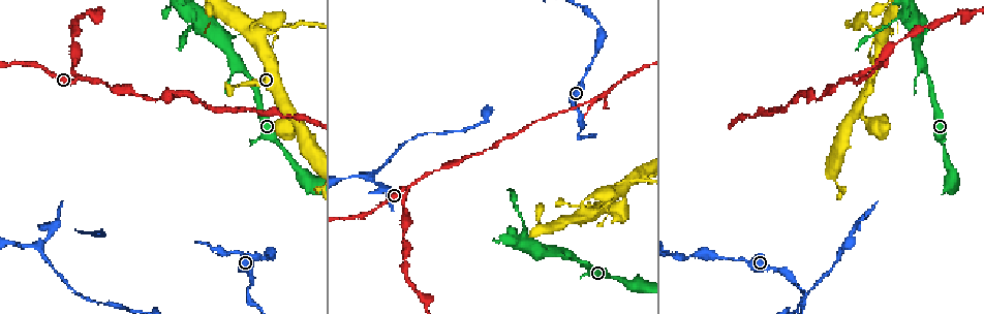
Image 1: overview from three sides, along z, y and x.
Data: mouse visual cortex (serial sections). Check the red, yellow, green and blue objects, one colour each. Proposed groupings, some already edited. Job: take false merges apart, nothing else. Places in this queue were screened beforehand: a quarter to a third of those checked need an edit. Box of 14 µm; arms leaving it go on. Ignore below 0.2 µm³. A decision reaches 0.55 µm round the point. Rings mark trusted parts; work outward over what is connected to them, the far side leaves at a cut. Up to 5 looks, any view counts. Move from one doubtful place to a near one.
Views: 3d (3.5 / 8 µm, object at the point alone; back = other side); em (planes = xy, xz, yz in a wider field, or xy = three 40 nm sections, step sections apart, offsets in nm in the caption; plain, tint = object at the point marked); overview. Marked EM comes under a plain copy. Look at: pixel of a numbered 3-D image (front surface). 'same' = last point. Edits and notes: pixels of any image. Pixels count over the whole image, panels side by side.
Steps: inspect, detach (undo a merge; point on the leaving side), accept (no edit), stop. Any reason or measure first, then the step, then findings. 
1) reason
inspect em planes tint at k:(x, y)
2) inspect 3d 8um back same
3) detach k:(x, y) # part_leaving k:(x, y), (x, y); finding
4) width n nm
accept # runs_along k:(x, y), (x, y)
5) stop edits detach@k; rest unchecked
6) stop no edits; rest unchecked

side arm on a straight run
inspect 3d 8um at 1:(253, 28)

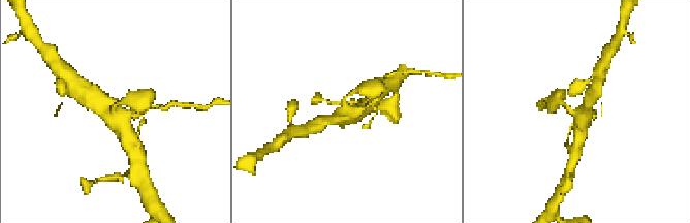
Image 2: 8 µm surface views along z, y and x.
inspect em xy step 5 tint at 2:(115, 111)

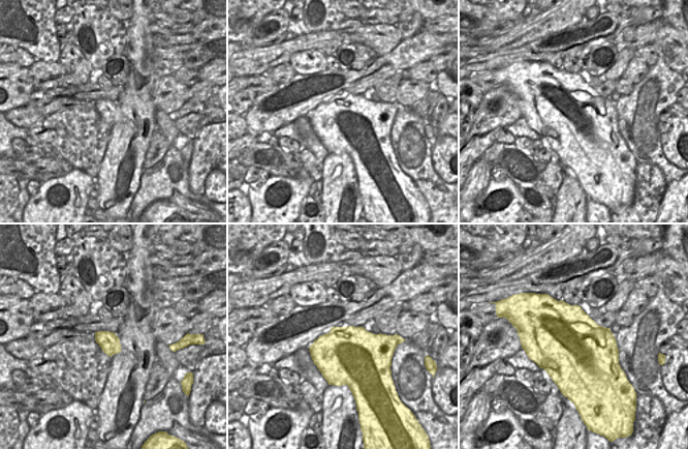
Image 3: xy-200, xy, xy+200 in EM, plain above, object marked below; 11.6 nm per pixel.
detach 2:(129, 96) # part_leaving 2:(117, 104), (137, 102), (155, 106); a second cell is stuck on

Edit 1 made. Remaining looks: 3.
narrows sharply
inspect 3d 3.5um back at 1:(431, 174)

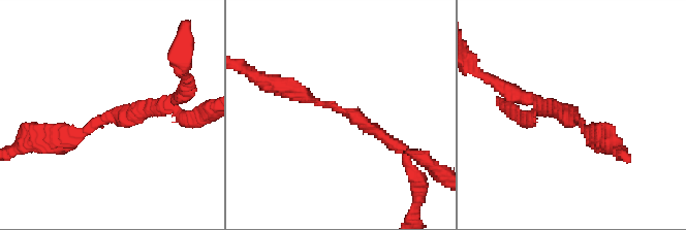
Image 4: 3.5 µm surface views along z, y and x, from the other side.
arm_widths 200, 250 nm; need the tissue
inspect em xy step 3 tint at 4:(108, 118)

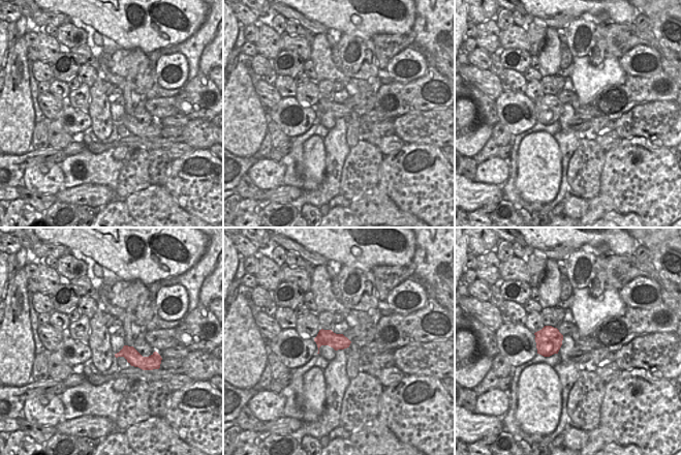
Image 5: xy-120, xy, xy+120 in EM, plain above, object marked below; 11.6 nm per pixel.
width 190 nm
detach 4:(94, 126) # part_leaving 4:(173, 109), (151, 106), (87, 126); two cells meet here

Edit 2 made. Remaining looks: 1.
stop edits detach@2, detach@4; rest unchecked

